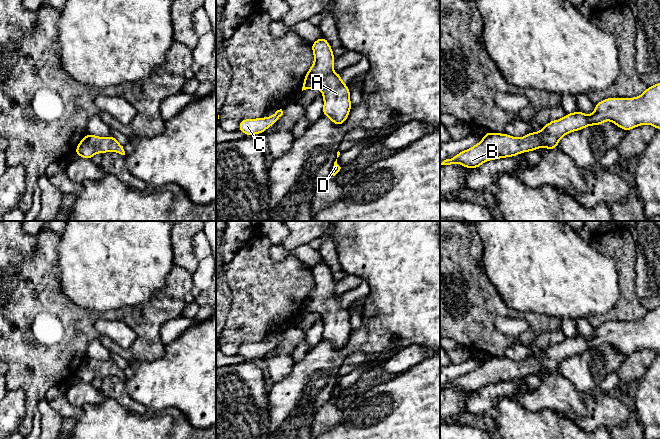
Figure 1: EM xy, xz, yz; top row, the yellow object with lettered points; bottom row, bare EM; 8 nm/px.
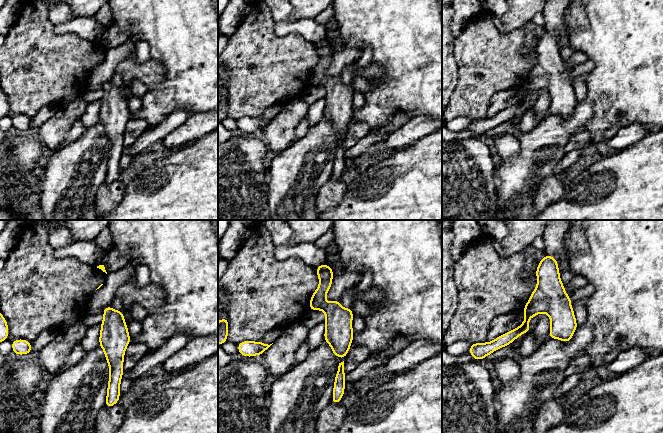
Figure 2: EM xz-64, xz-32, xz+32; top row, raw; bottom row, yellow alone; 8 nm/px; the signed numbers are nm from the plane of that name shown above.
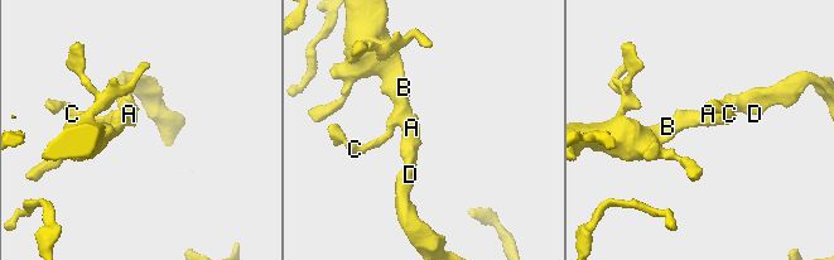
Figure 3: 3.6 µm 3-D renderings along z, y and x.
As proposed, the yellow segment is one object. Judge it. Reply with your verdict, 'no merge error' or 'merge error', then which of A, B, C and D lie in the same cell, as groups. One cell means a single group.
no merge error; groups A B C D

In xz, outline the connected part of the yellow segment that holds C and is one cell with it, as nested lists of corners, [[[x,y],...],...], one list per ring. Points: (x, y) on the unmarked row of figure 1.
[[[280,333],[267,342],[261,341],[240,344],[238,354],[250,361],[255,358],[263,358],[263,356],[274,349],[282,339],[283,335]]]

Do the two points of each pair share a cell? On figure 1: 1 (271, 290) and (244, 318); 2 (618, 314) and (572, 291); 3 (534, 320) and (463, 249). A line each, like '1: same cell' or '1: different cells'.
1: same cell
2: different cells
3: same cell

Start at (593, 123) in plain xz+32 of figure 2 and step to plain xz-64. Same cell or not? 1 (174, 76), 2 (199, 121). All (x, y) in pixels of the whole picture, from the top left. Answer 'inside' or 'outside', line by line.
1: inside
2: outside

